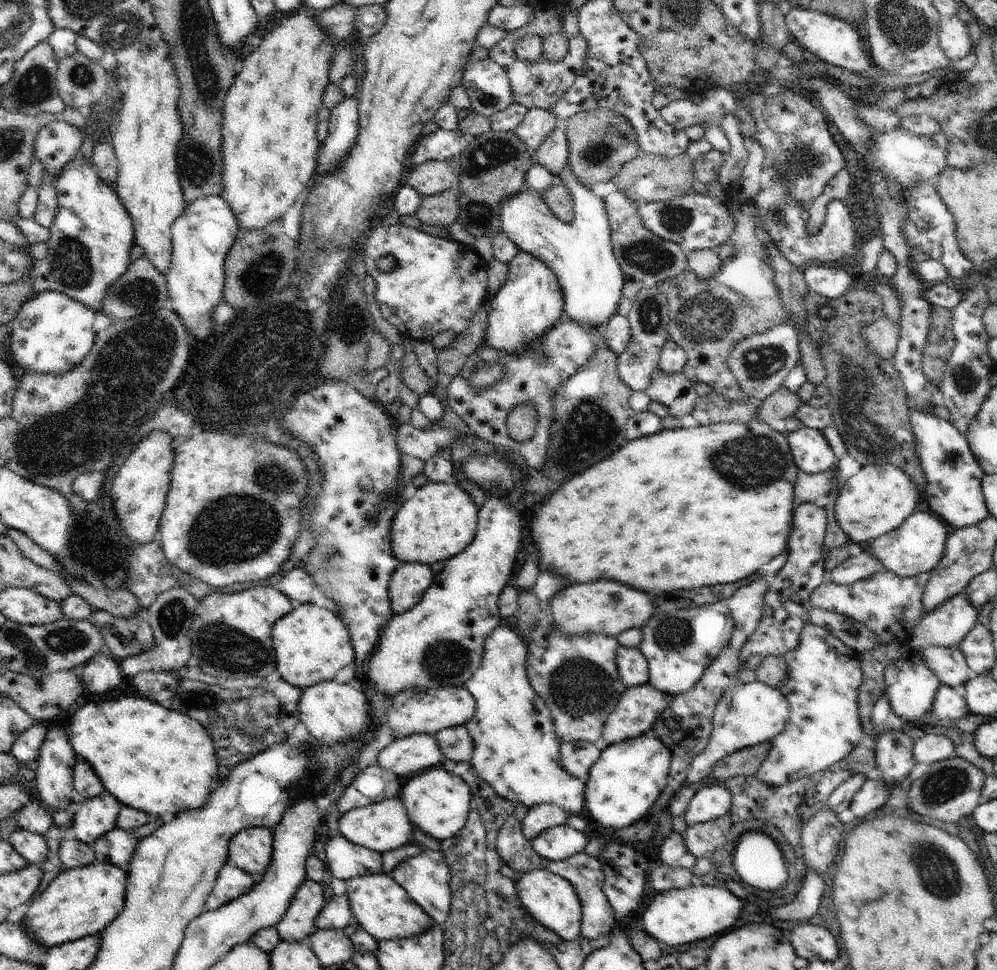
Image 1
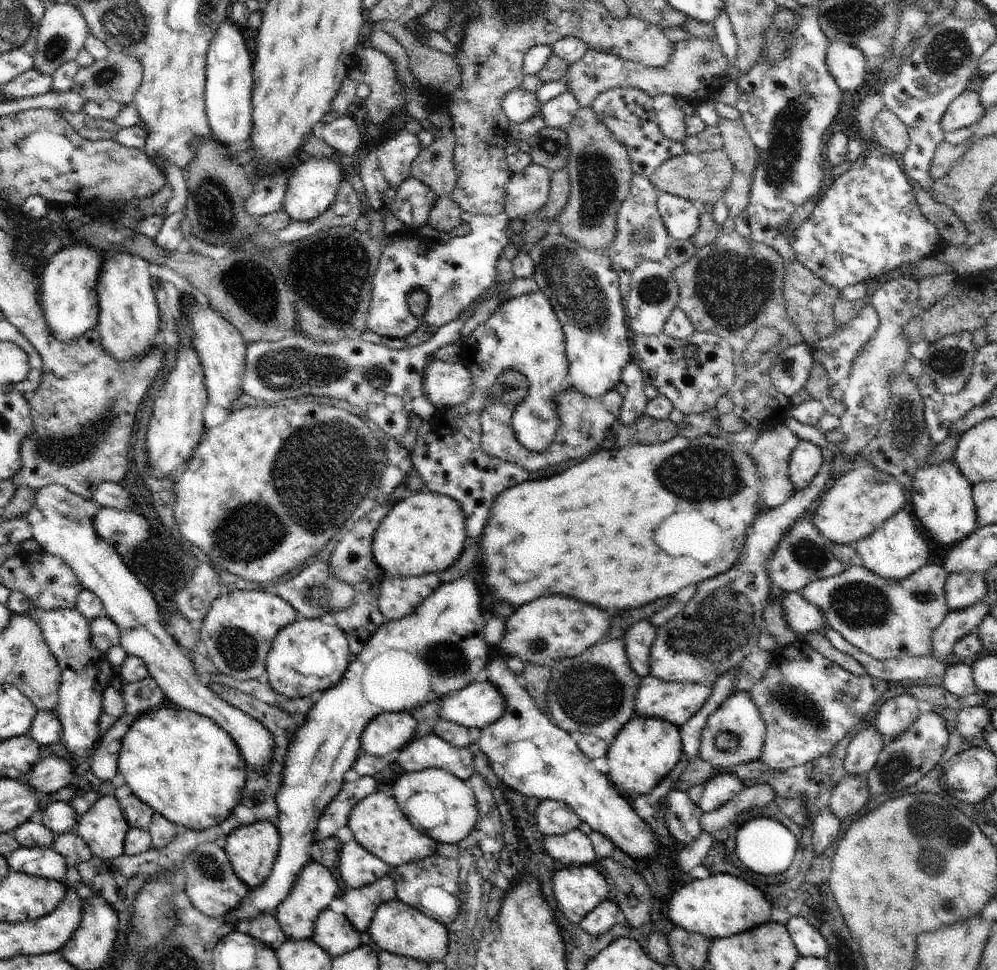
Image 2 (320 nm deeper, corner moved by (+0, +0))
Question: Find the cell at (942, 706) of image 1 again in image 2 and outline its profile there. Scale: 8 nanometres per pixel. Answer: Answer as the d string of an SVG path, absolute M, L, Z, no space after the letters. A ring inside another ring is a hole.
M951 659L948 670L939 680L939 683L944 686L948 694L962 700L978 692L972 678L973 673L970 663Z

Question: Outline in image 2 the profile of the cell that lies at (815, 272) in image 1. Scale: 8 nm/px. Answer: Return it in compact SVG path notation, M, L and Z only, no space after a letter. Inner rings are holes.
M879 145L866 146L856 162L827 187L812 216L808 216L808 220L793 235L796 261L839 292L849 285L866 283L872 278L883 279L895 275L904 262L916 263L934 256L946 246L938 230L917 207L913 184L898 165L897 159L893 155L882 154L880 149Z

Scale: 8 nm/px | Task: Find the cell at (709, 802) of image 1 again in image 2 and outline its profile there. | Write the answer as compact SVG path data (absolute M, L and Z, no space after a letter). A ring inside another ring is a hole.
M718 771L712 780L704 785L704 790L698 808L702 813L708 813L727 804L745 788L743 781L730 772Z

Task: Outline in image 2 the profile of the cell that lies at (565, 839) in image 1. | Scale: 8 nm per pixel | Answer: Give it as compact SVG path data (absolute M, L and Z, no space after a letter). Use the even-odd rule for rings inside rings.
M578 828L563 836L550 836L544 840L544 851L560 866L589 865L597 859L589 836Z

